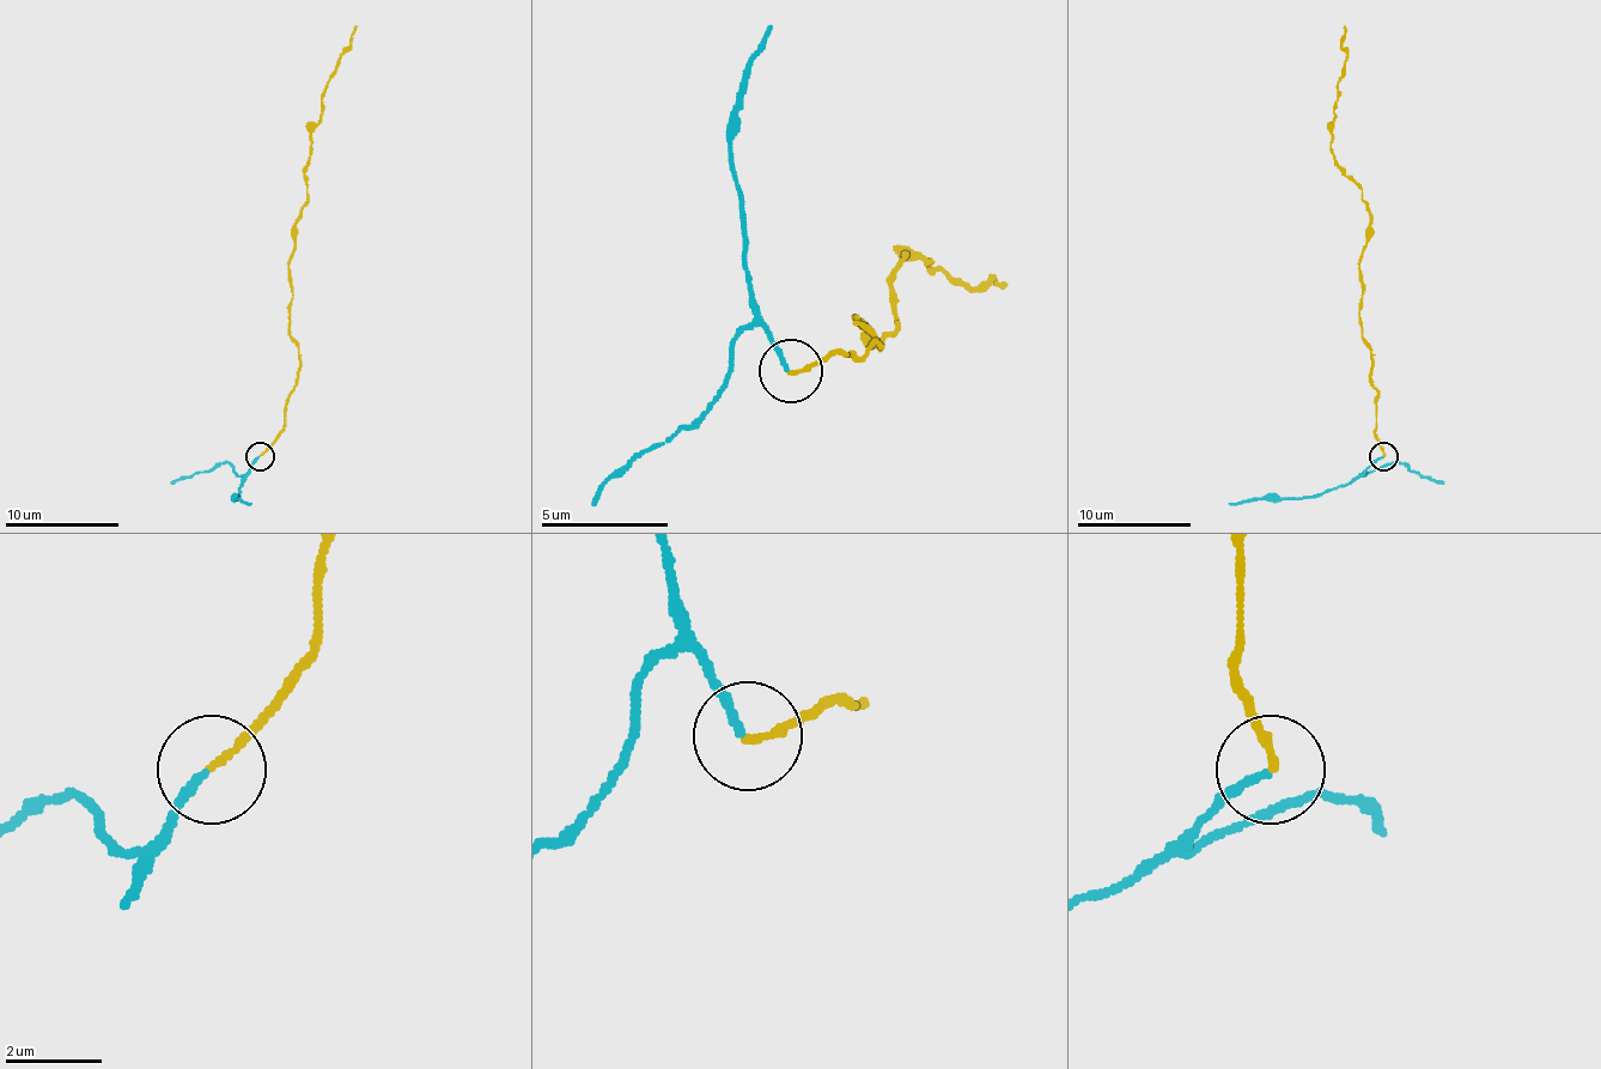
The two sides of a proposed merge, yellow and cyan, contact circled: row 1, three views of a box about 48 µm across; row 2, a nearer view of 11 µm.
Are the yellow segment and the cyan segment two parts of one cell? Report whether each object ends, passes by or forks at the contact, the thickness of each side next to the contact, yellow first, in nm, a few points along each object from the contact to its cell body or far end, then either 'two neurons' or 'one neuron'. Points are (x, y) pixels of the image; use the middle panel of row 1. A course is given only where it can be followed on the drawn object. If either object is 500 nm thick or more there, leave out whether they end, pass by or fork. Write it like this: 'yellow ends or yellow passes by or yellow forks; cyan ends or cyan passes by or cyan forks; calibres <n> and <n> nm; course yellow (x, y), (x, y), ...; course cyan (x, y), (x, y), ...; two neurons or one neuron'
yellow ends; cyan ends; calibres 160 and 150 nm; course yellow (792, 369), (882, 344), (856, 319), (875, 344), (894, 325), (888, 280), (907, 254), (965, 286), (1009, 286); course cyan (786, 369), (748, 292), (729, 114), (773, 24); one neuron

